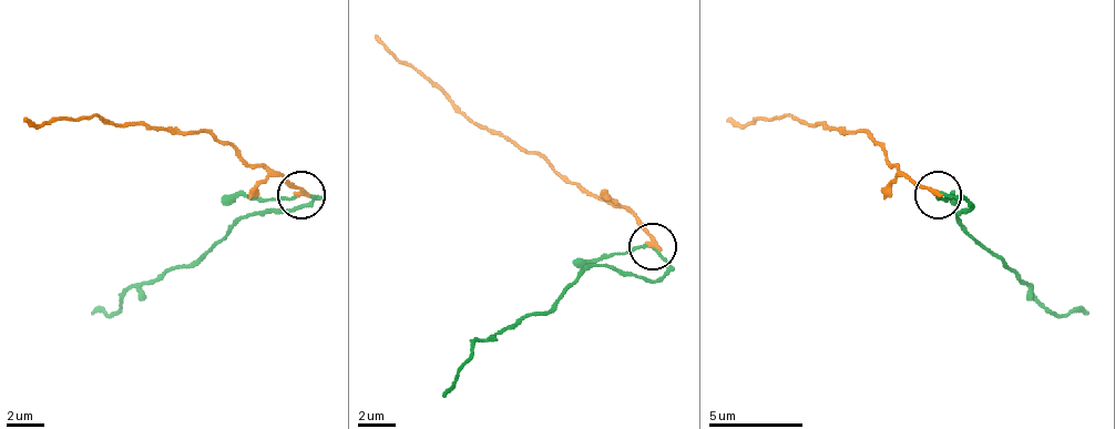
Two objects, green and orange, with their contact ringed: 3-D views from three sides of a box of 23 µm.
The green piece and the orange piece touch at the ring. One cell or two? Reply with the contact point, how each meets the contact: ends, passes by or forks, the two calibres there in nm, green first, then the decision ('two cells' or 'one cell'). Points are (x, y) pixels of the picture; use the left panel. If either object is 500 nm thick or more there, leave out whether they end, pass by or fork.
(300, 194) | green passes by | orange ends | 120/300 nm | two cells

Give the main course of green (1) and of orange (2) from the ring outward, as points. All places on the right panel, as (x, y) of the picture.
1: (937, 193), (970, 203), (955, 217), (1059, 316), (1087, 316)
2: (937, 193), (899, 170), (866, 132), (842, 132), (819, 123), (725, 119)

